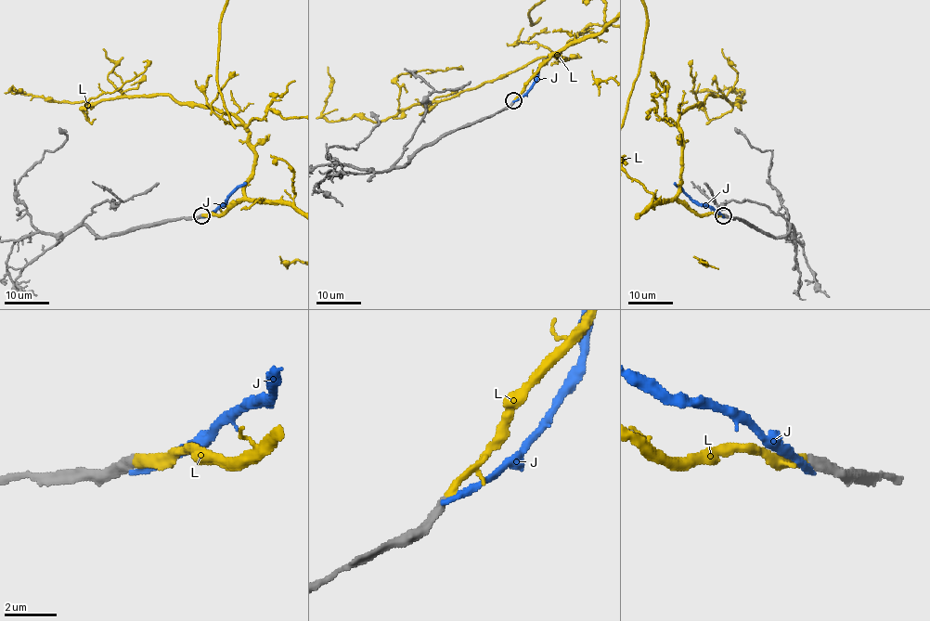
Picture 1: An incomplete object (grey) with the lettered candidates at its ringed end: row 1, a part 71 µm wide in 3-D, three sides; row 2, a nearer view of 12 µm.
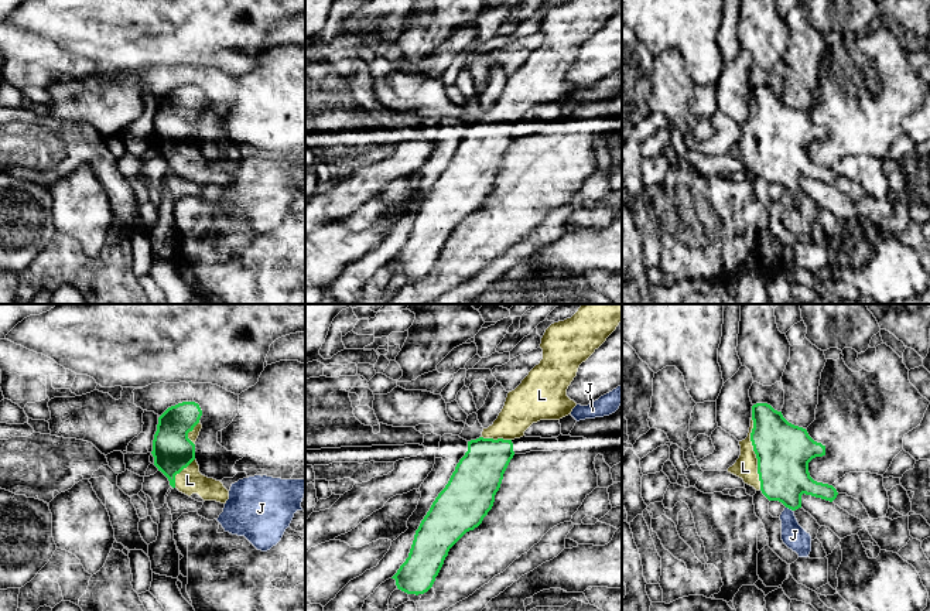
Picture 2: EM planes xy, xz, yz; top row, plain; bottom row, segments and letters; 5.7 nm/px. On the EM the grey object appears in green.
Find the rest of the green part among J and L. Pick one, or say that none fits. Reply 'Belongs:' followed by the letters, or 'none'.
Belongs: L

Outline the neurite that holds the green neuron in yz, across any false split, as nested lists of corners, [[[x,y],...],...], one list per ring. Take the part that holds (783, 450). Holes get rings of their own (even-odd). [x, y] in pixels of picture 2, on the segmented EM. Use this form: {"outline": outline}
{"outline": [[[767,403],[752,406],[752,417],[748,437],[739,441],[741,455],[728,468],[728,472],[743,479],[769,501],[779,501],[786,508],[801,508],[801,495],[811,495],[832,502],[838,492],[832,485],[817,482],[810,477],[808,462],[816,457],[825,455],[825,446],[814,441],[806,429],[789,423],[782,412]]]}

